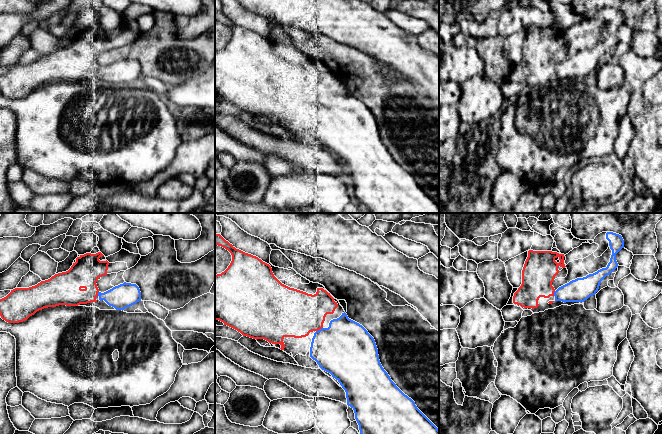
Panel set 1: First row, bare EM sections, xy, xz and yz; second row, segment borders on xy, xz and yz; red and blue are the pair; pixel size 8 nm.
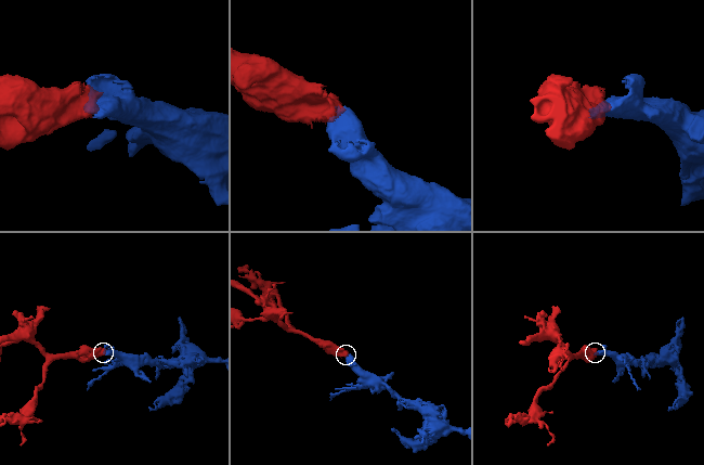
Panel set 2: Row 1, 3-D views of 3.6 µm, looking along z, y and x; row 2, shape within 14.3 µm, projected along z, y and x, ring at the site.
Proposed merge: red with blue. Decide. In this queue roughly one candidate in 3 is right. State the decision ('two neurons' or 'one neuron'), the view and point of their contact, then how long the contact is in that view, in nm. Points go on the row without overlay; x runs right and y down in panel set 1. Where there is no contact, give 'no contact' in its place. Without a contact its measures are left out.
one neuron | xz (319, 105) | 70 nm

